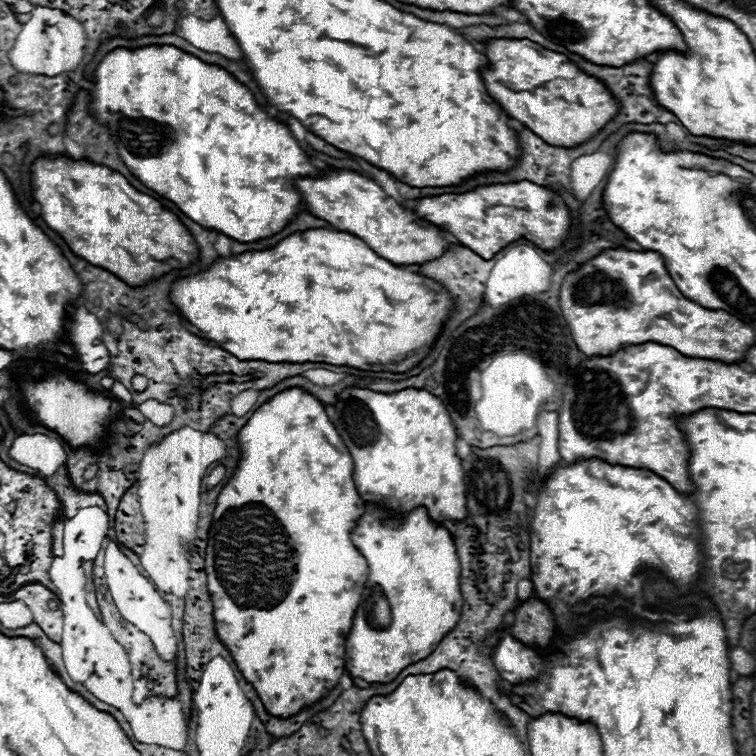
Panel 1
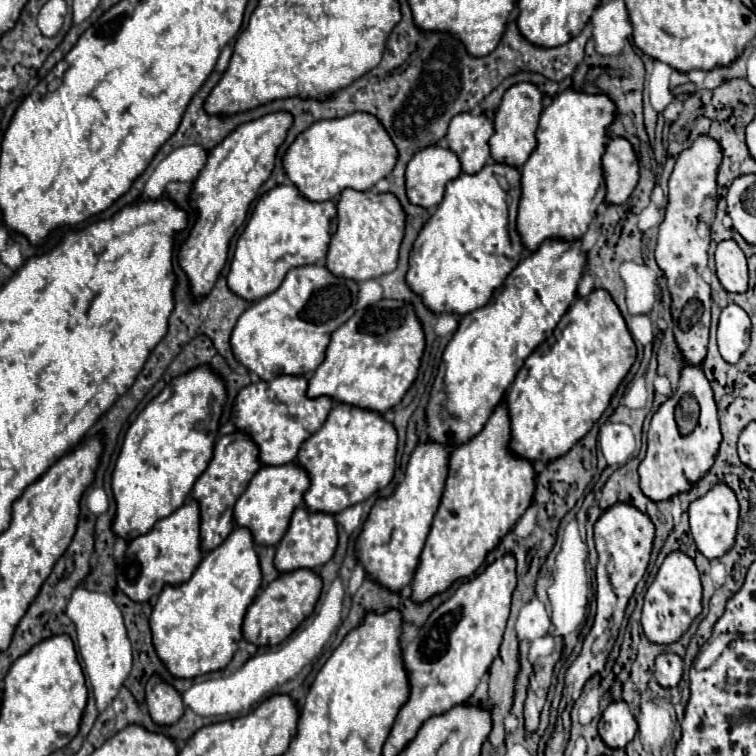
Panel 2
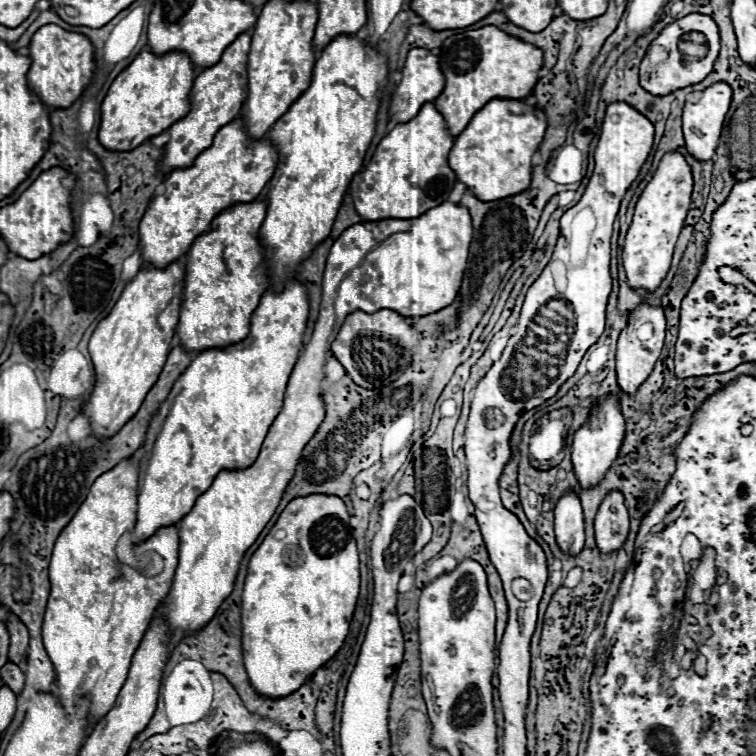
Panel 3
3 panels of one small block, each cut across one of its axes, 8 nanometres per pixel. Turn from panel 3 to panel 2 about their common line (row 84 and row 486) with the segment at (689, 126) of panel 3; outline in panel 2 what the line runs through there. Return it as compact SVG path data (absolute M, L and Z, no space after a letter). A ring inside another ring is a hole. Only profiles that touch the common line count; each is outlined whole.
M722 482L714 484L702 498L690 502L688 514L690 514L690 530L694 542L706 558L720 558L732 548L736 540L736 524L738 524L738 500L732 488L728 488Z

